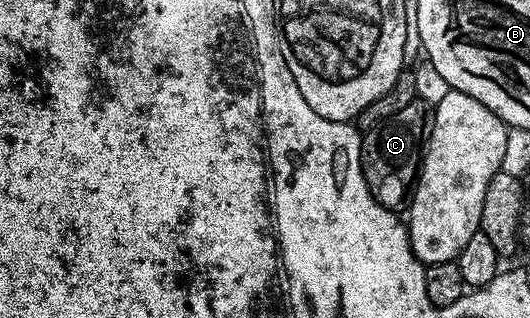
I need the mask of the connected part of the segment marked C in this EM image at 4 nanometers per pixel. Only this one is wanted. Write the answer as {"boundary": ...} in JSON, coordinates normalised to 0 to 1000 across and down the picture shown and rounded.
{"boundary":[[[783,311],[734,371],[706,390],[681,440],[681,535],[700,619],[719,648],[753,673],[783,619],[783,582],[798,522],[798,484],[813,421],[815,330]]]}

